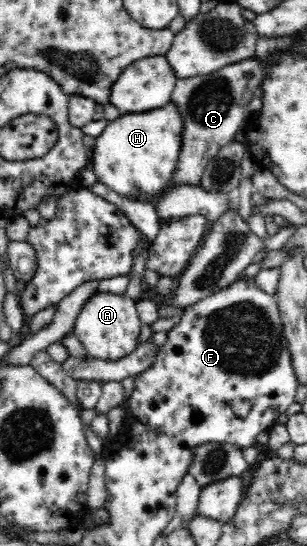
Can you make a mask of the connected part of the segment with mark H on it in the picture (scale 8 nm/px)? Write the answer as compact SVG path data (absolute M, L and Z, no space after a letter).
M169 101L165 106L145 113L120 115L112 122L113 124L107 124L103 132L97 136L96 145L89 157L89 167L98 174L99 182L136 201L153 200L161 192L168 191L175 182L183 142L183 113L179 112L177 105Z

